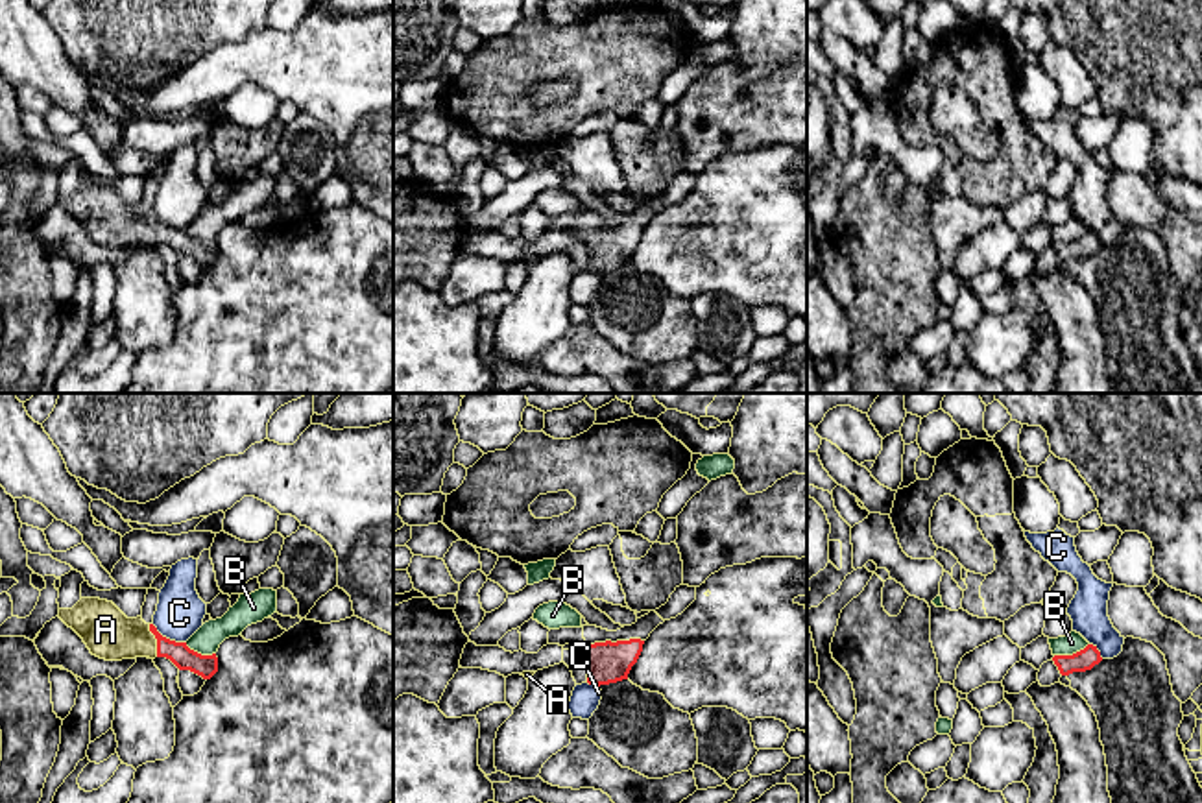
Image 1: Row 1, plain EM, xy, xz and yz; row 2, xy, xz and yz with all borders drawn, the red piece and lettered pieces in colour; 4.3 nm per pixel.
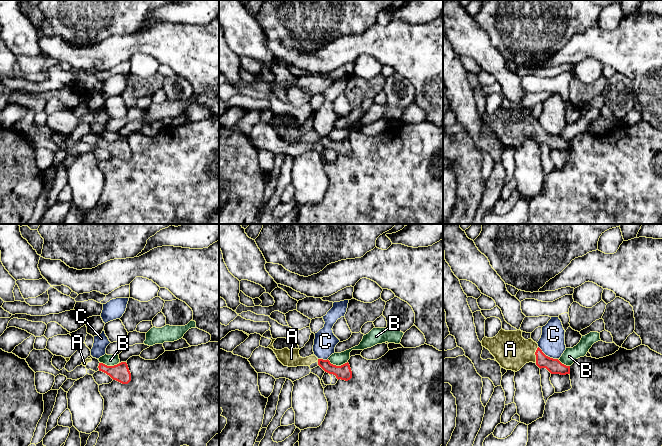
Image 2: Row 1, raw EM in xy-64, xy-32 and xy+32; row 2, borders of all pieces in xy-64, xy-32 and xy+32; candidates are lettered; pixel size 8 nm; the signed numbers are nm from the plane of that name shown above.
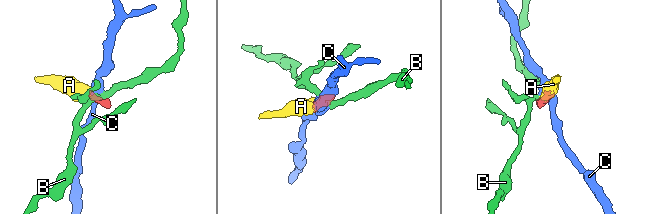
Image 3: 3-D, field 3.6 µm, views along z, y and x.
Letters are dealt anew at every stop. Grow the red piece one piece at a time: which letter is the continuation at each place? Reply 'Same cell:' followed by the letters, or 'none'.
Same cell: A

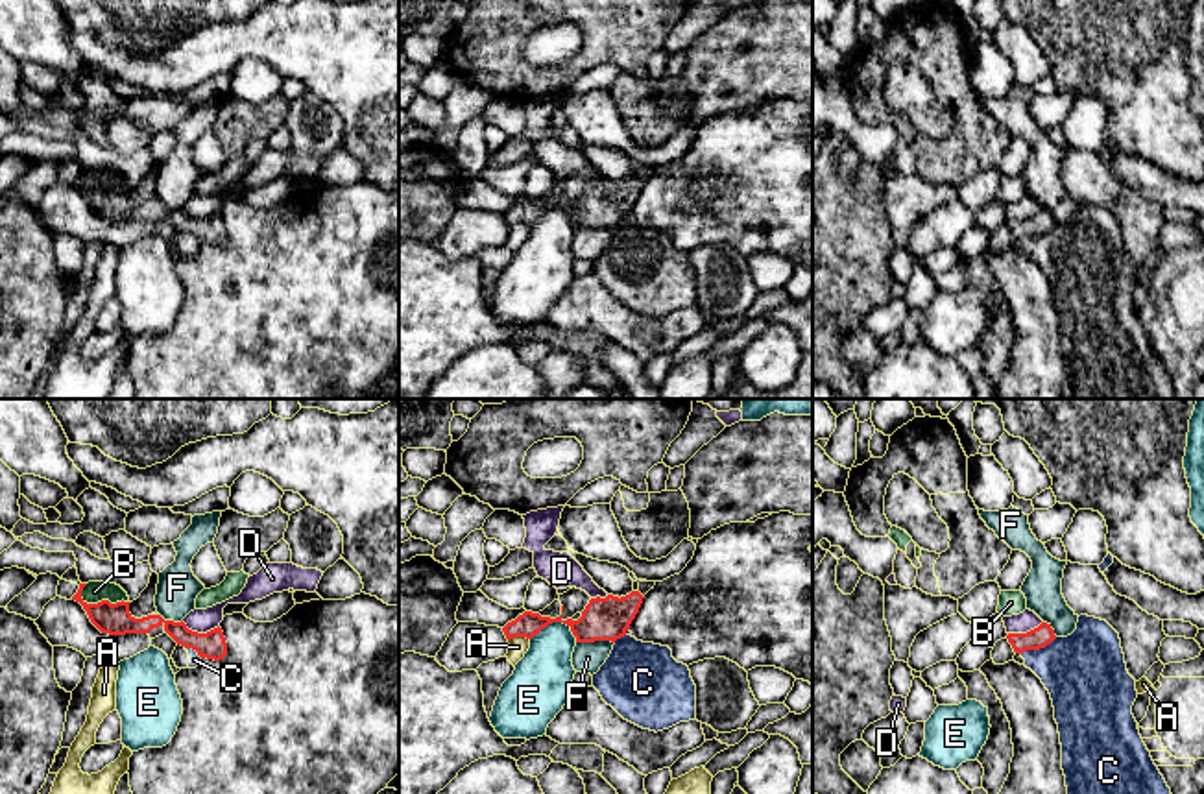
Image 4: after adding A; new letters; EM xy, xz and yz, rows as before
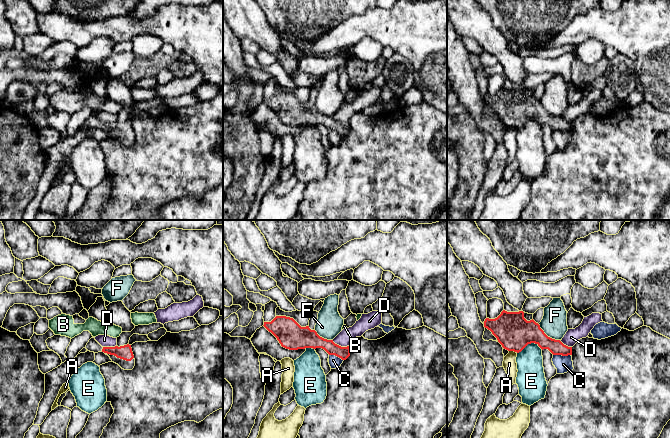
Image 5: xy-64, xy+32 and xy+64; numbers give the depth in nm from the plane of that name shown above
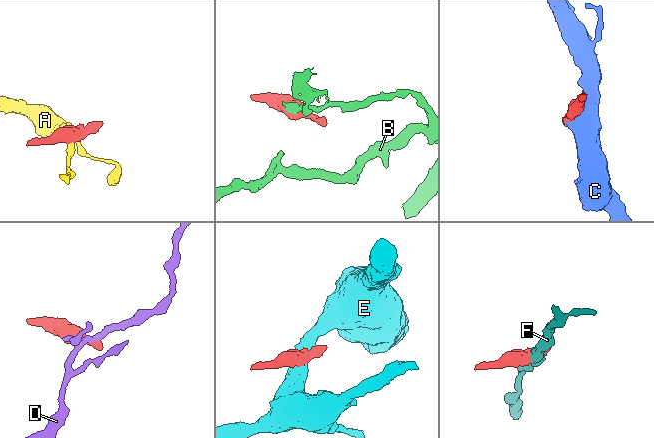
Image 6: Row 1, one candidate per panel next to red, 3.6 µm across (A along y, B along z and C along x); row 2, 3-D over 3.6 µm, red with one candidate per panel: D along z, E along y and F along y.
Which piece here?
Same cell: none

